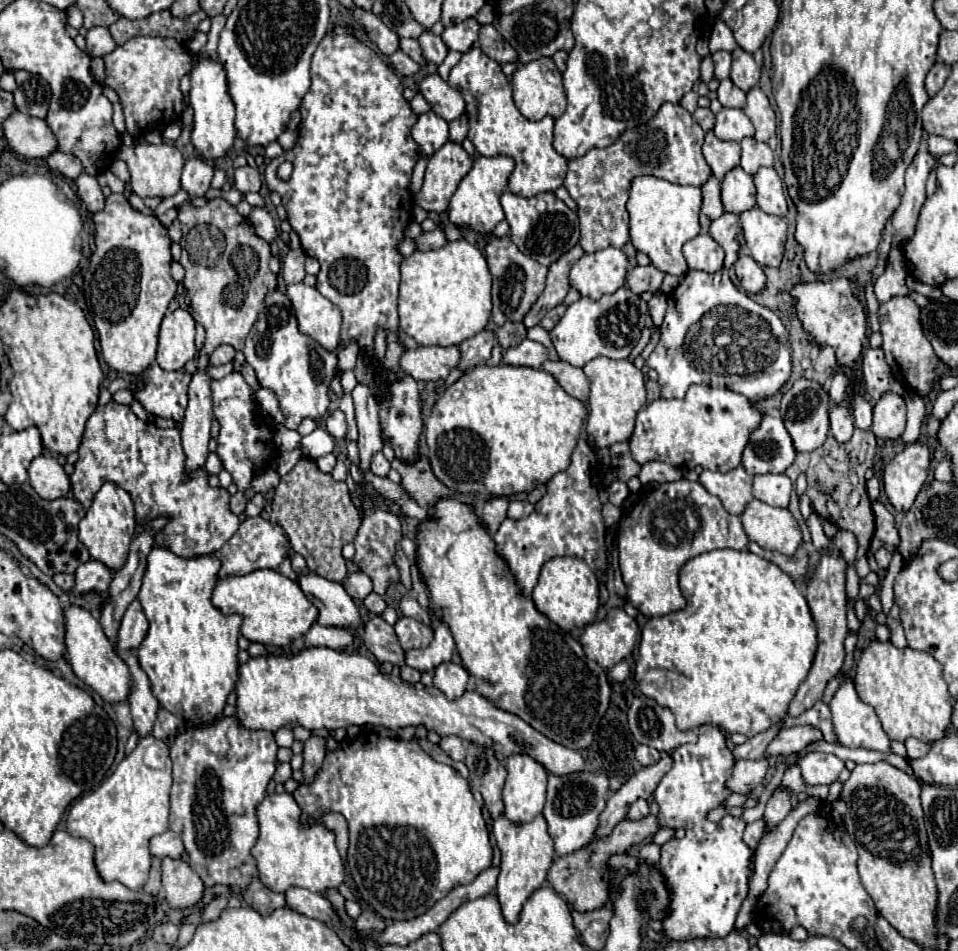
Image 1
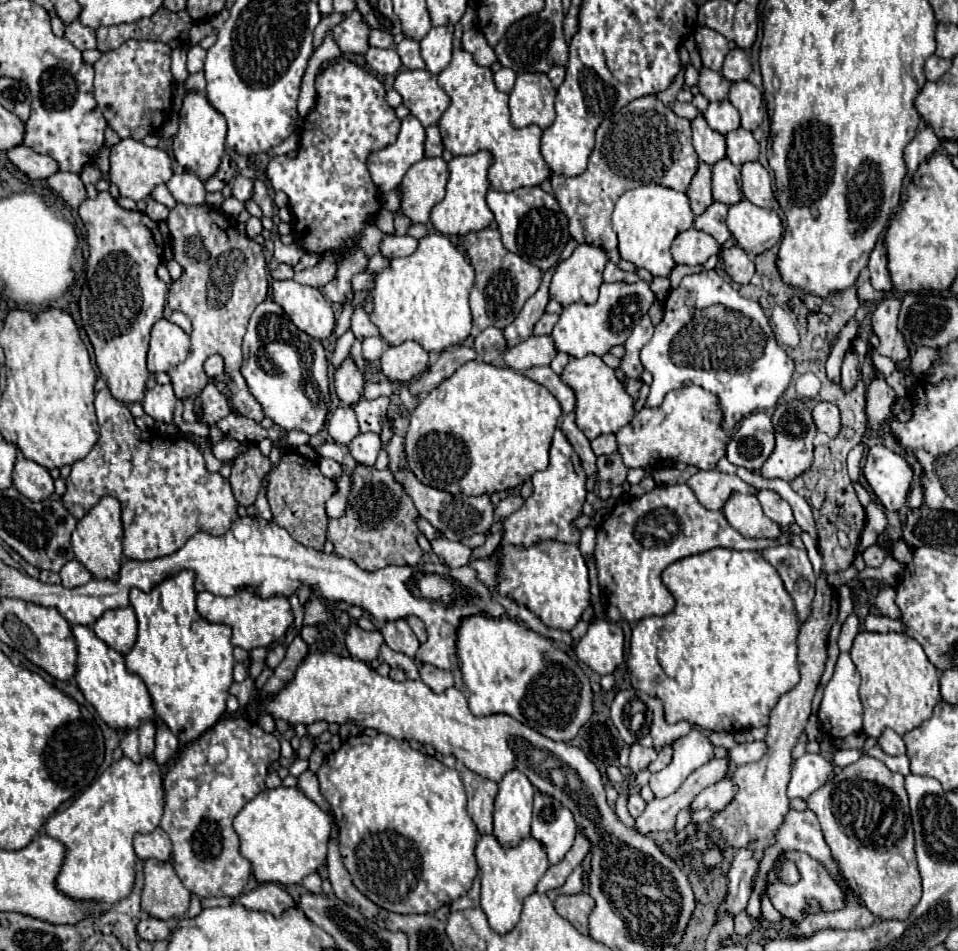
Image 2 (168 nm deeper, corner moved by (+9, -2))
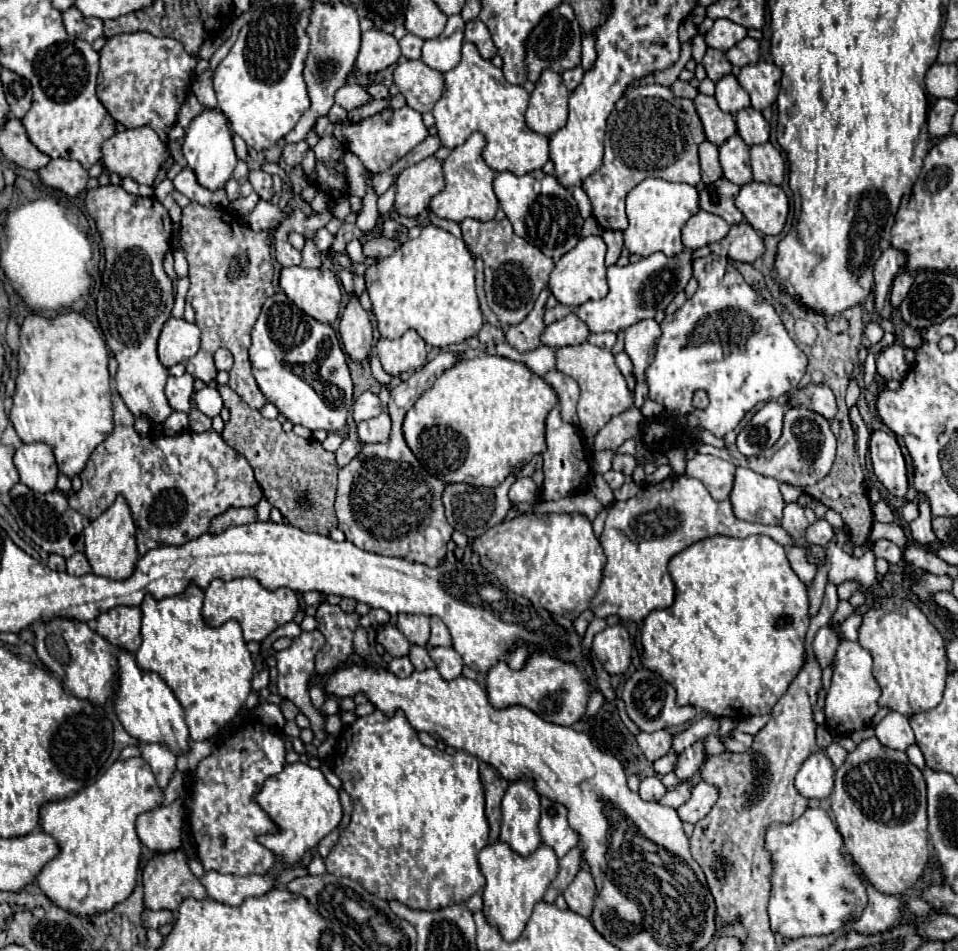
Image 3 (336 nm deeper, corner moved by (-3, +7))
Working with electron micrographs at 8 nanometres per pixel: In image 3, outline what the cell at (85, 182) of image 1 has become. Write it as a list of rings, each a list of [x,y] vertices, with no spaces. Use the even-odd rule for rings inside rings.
[[[51,159],[51,163],[39,171],[39,177],[45,185],[61,189],[69,197],[77,197],[81,191],[85,191],[89,181],[87,169],[69,159]]]

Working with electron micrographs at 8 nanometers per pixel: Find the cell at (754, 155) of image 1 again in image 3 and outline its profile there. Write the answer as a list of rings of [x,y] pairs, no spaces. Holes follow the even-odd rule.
[[[753,107],[741,109],[735,115],[735,123],[737,123],[737,131],[739,131],[741,139],[749,147],[751,145],[761,145],[761,143],[767,143],[769,141],[769,123]]]

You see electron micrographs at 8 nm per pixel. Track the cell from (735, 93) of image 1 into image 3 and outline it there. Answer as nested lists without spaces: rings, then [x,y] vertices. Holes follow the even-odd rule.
[[[707,49],[705,57],[703,57],[703,67],[705,67],[705,71],[707,71],[707,77],[709,77],[711,81],[715,81],[715,83],[717,83],[721,77],[725,77],[725,75],[731,73],[731,63],[729,63],[729,59],[725,57],[725,53],[713,51],[713,49]]]

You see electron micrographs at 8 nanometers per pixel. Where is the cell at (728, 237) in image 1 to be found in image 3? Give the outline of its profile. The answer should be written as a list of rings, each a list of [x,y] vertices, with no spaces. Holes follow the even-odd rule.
[[[725,177],[717,183],[705,187],[703,183],[697,185],[699,191],[699,207],[707,213],[723,217],[729,225],[739,225],[743,221],[741,211],[735,207],[735,197],[739,195],[739,185],[729,183]]]

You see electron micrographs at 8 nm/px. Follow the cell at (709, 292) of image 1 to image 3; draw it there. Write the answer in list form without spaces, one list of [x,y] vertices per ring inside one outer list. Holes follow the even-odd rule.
[[[711,253],[707,257],[695,259],[693,277],[699,283],[695,295],[689,297],[681,309],[661,321],[663,335],[657,343],[657,355],[649,365],[649,371],[645,371],[649,383],[649,399],[675,415],[687,415],[689,425],[701,425],[713,435],[723,437],[725,433],[733,431],[757,403],[775,401],[795,389],[805,375],[807,355],[789,337],[773,305],[767,303],[751,285],[747,285],[741,273],[729,265],[725,257]],[[701,389],[709,393],[711,403],[703,413],[695,413],[691,397]]]

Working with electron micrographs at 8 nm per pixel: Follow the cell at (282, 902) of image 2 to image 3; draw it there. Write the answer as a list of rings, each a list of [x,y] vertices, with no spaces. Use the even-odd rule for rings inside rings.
[[[207,871],[201,879],[207,889],[207,895],[225,905],[241,905],[247,897],[261,897],[277,887],[277,881],[271,875],[221,875]]]

